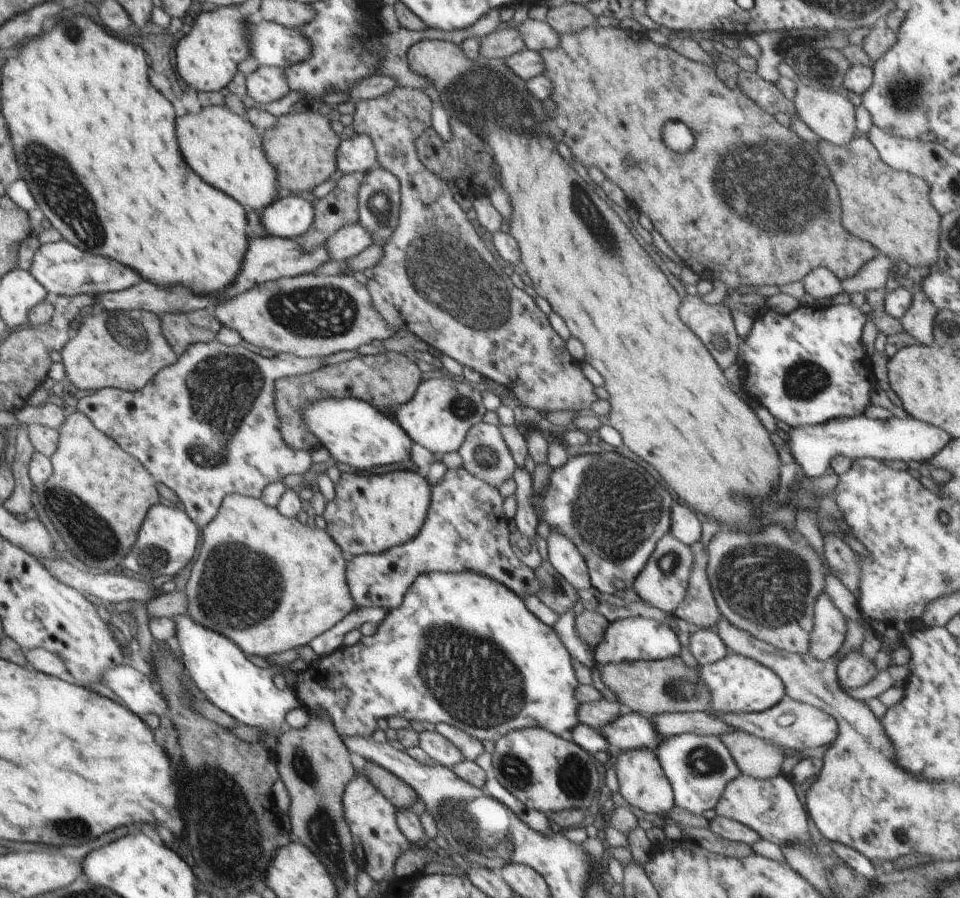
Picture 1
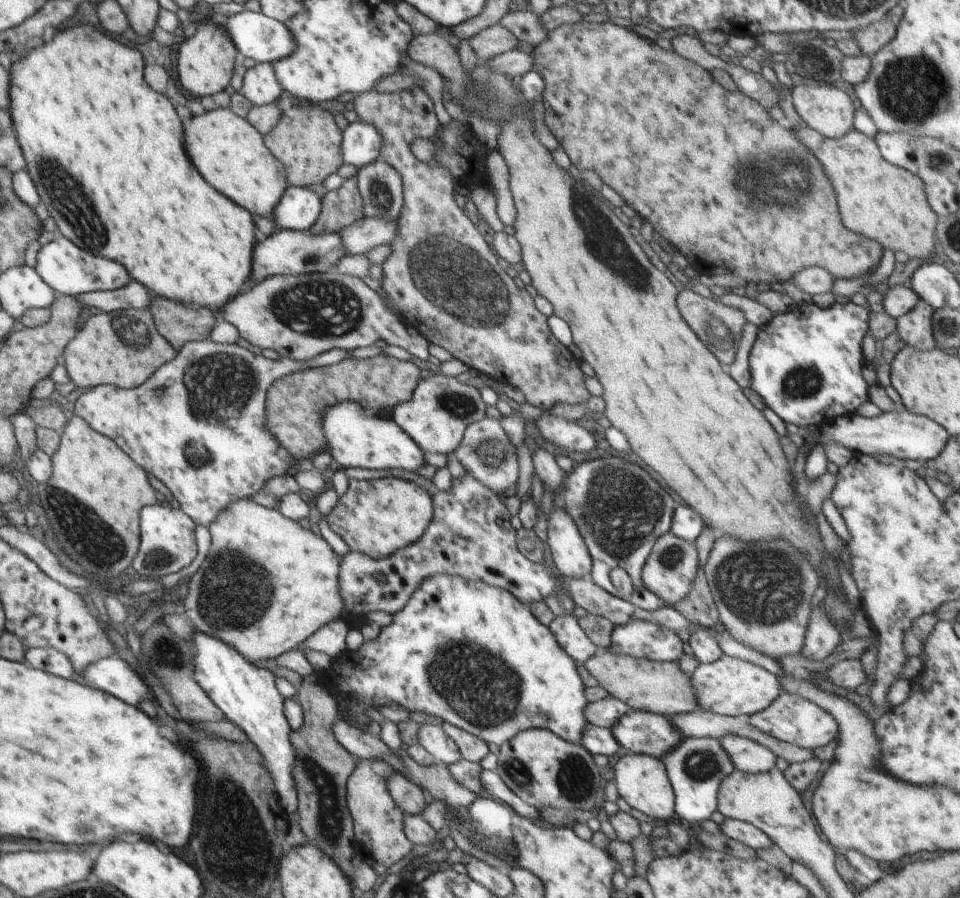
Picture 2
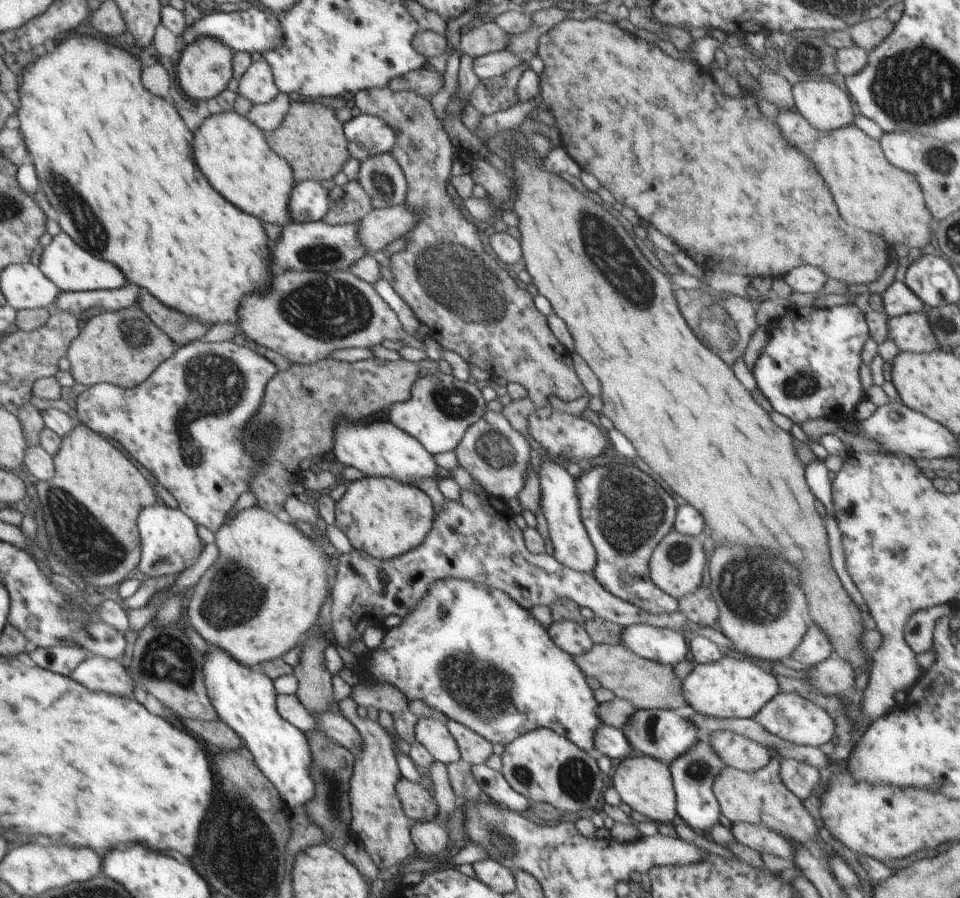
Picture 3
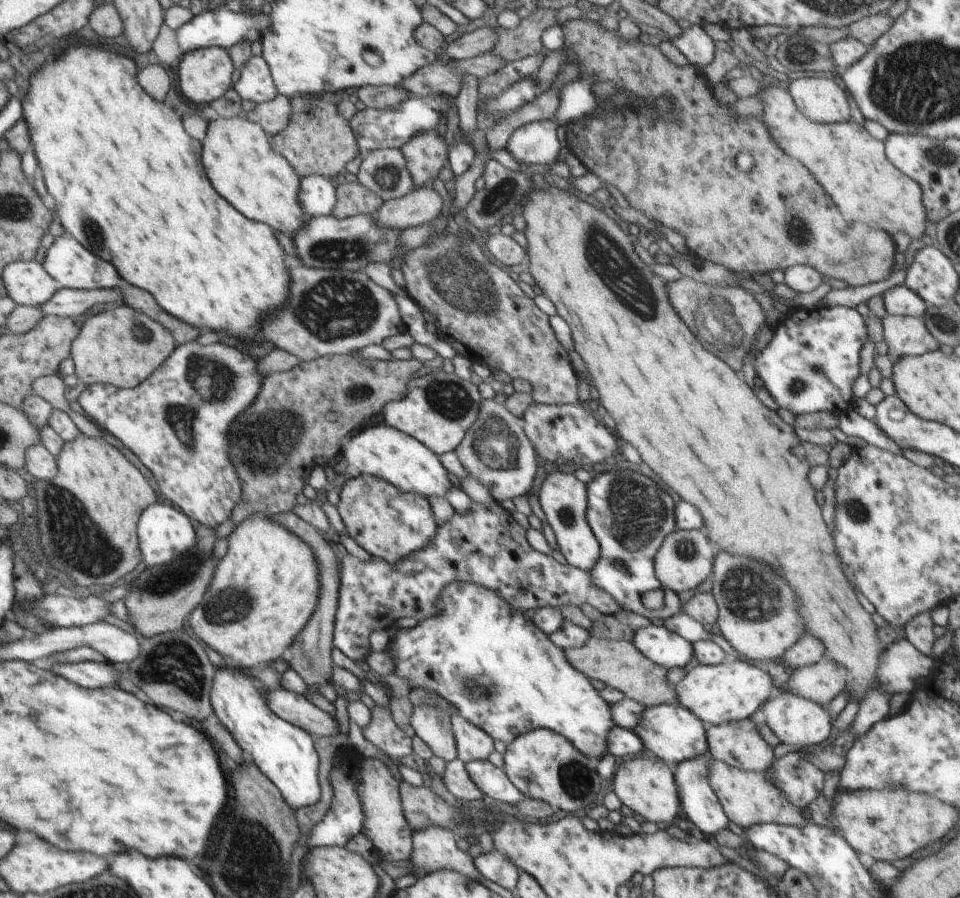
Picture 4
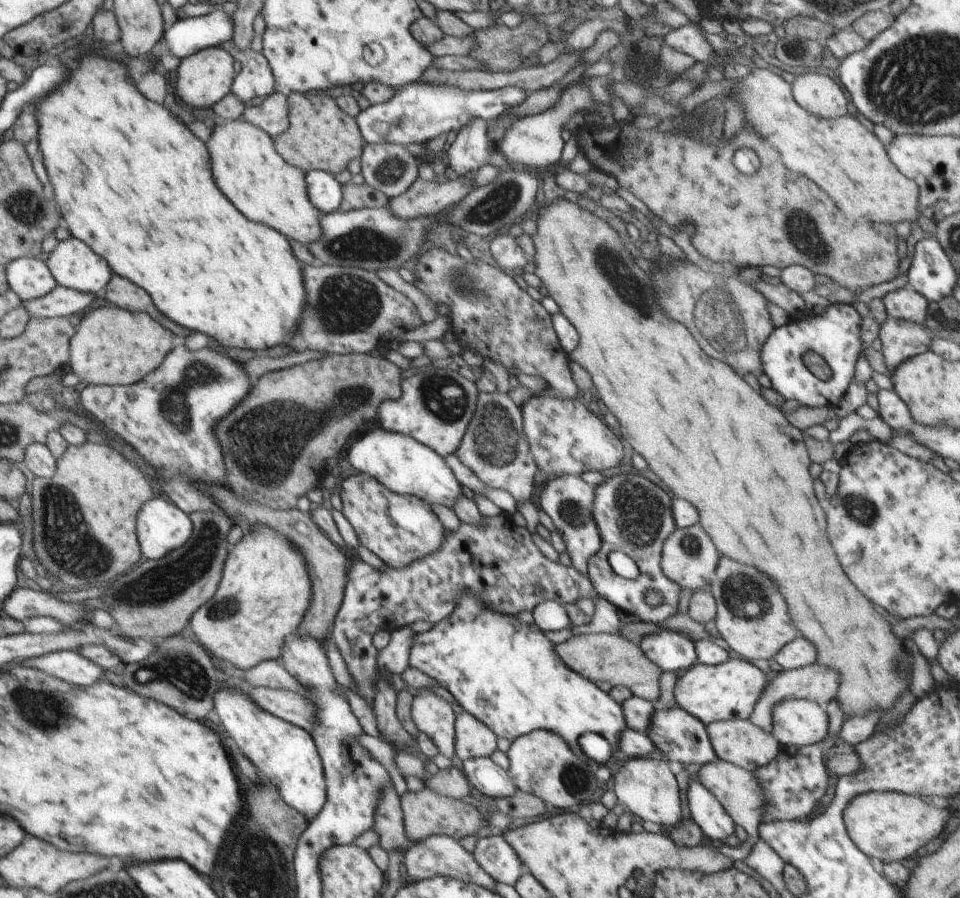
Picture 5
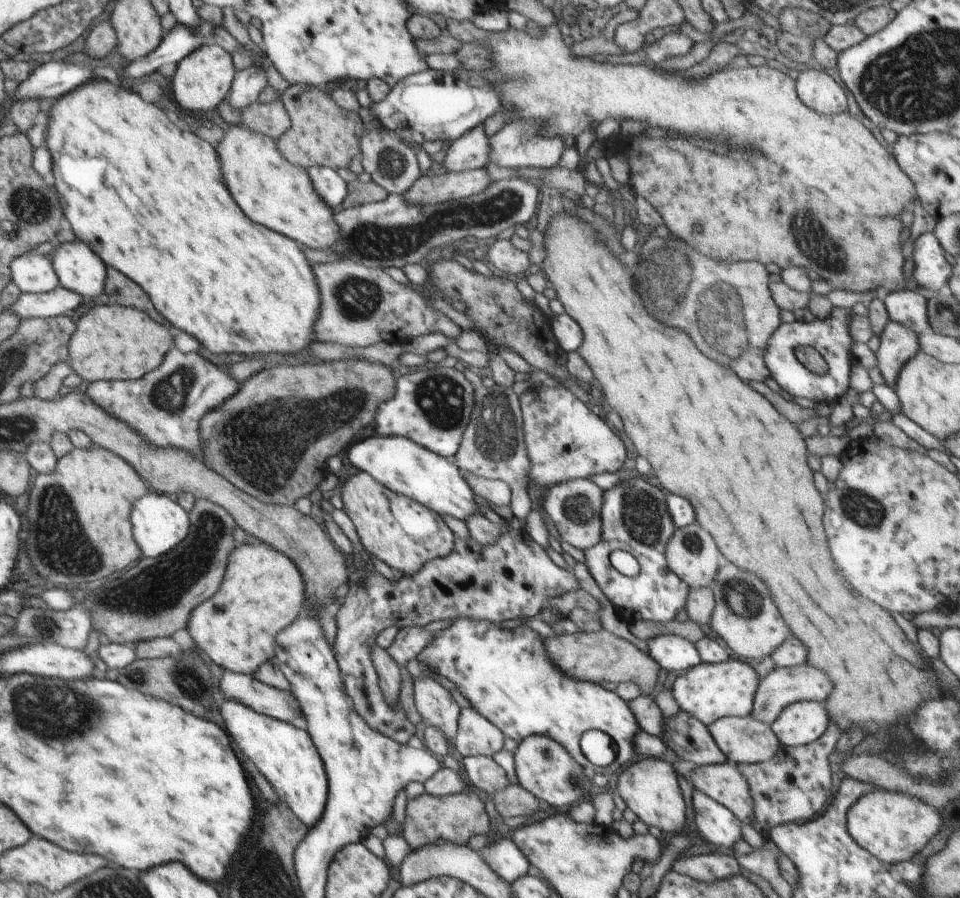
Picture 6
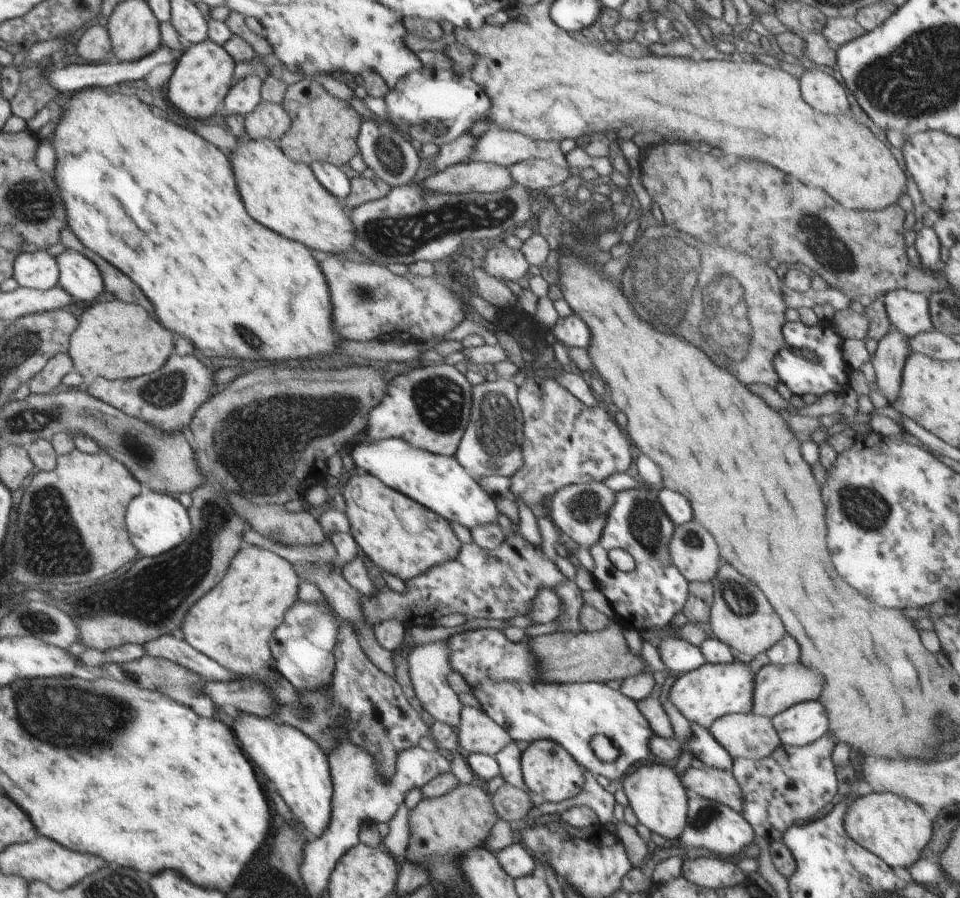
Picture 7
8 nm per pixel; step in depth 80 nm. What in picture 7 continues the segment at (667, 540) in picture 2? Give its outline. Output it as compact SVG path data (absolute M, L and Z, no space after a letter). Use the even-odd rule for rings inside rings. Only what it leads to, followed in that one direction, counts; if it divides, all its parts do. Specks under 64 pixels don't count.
M696 522L675 525L669 555L674 566L689 583L712 582L718 572L718 546L714 538Z

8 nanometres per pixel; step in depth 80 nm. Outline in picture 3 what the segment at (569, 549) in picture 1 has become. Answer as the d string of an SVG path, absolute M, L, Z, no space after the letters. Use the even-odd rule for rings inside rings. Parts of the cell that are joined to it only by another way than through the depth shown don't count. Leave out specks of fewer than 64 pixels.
M547 459L541 462L538 474L542 495L541 506L547 520L554 558L569 569L593 574L597 556L581 519L576 480L570 476L566 468Z

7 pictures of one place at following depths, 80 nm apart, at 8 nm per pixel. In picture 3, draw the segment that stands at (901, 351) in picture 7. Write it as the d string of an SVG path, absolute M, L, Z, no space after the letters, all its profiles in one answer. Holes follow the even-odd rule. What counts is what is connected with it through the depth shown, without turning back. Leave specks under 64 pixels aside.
M927 307L924 308L924 312L918 311L889 318L889 338L895 342L900 351L929 353L940 348L939 342L930 328L929 317L927 317L926 312L928 312Z

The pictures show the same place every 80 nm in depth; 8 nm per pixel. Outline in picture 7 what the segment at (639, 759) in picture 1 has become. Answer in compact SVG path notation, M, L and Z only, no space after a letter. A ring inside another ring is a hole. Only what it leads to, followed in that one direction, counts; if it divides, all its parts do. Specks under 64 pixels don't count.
M664 763L644 764L635 772L626 774L621 781L629 805L640 823L666 839L680 838L688 822L689 798L686 796L685 786L673 768Z

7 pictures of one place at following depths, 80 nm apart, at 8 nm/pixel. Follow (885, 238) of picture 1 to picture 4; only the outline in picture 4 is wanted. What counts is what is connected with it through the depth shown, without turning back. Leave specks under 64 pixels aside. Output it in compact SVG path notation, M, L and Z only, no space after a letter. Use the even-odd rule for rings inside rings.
M761 87L759 95L765 105L764 114L760 117L772 136L778 140L782 150L802 162L816 180L826 188L826 192L836 202L840 214L848 222L862 222L876 230L886 230L890 236L902 232L908 234L911 240L922 238L926 230L927 212L924 208L921 196L921 186L909 176L906 176L896 165L893 165L885 155L885 144L874 138L861 124L853 120L841 123L815 123L802 111L798 110L788 90L780 87Z

